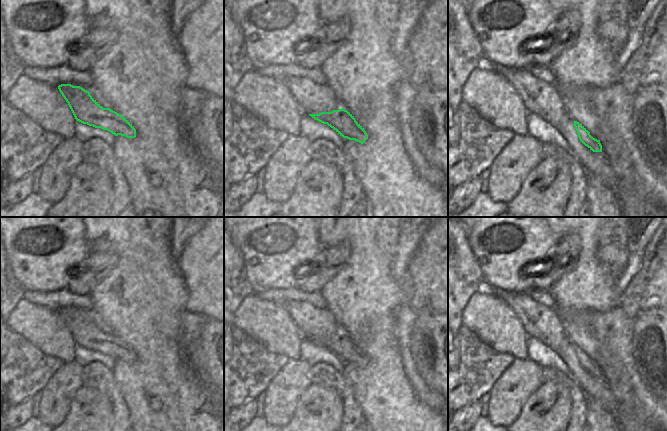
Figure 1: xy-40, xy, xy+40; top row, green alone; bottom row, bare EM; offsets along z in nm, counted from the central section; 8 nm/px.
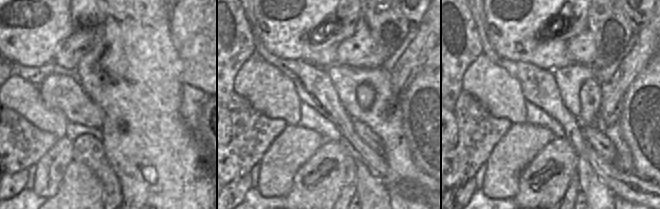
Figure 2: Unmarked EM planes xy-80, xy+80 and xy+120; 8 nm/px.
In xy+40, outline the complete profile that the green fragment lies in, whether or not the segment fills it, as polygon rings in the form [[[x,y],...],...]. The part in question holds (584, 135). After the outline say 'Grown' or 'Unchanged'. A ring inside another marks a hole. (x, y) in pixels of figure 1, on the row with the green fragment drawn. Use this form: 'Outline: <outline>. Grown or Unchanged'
Outline: [[[574,121],[574,127],[578,133],[580,141],[593,152],[602,152],[599,133],[590,133],[582,124]]]. Grown

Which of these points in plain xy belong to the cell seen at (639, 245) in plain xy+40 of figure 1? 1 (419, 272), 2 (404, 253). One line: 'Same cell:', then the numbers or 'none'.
Same cell: 2

